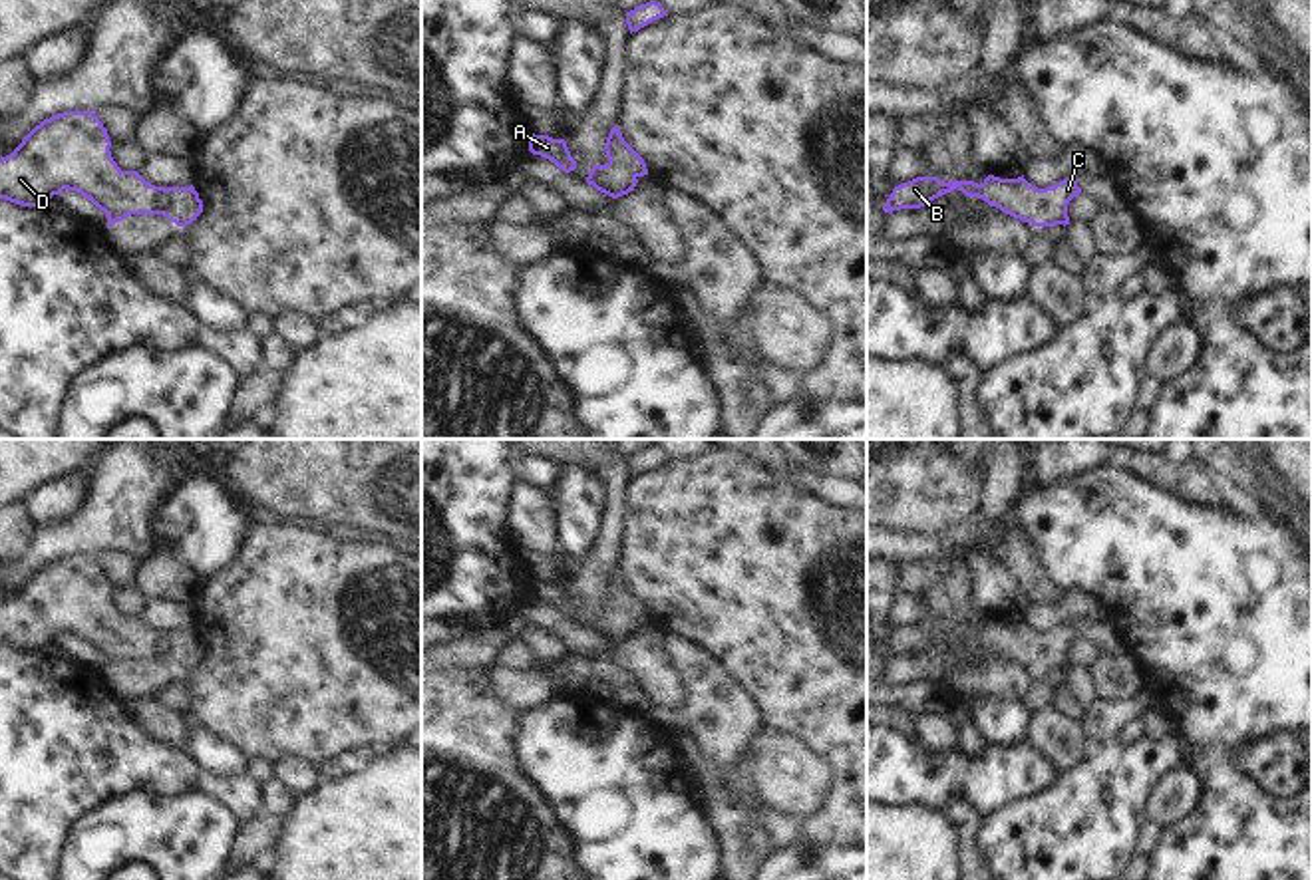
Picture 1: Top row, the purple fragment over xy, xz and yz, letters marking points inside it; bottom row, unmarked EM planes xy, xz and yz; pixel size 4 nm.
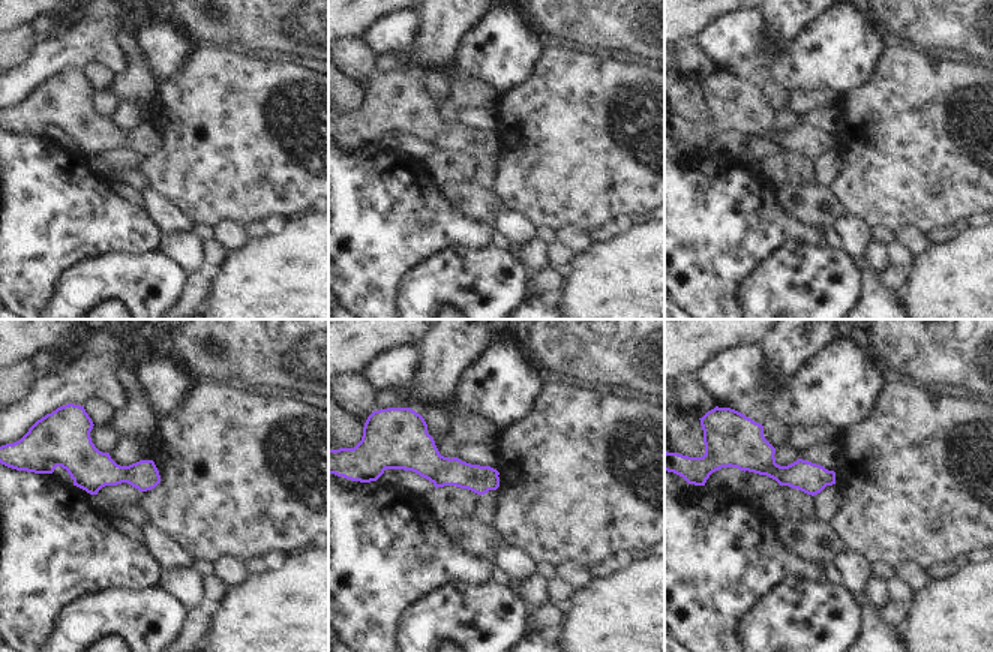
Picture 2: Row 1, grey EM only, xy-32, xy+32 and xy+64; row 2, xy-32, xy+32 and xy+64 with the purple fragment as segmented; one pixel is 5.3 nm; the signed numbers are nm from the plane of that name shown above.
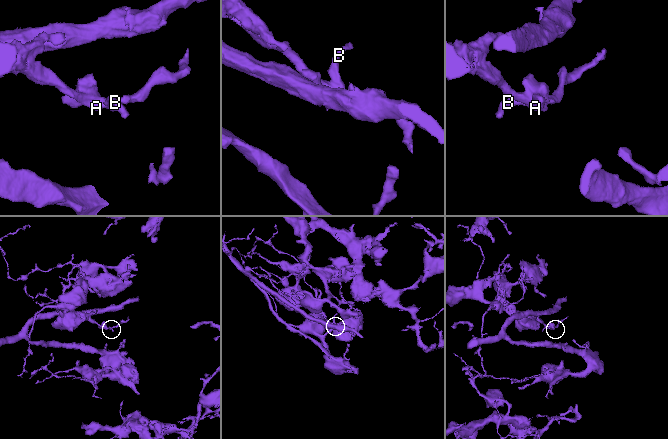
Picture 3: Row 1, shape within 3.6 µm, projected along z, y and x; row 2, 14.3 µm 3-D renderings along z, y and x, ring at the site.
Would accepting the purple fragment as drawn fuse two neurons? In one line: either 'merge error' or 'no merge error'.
no merge error

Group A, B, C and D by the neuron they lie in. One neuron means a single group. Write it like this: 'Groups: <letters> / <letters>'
Groups: A B C D

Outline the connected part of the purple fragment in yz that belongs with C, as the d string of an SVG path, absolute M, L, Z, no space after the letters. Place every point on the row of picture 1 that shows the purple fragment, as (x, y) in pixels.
M988 175L980 185L974 181L942 183L938 177L916 177L895 187L883 211L920 209L954 189L962 191L966 197L978 197L1006 215L1032 222L1034 226L1069 224L1067 205L1081 193L1071 179L1038 189L1028 183L1024 175L1018 179Z

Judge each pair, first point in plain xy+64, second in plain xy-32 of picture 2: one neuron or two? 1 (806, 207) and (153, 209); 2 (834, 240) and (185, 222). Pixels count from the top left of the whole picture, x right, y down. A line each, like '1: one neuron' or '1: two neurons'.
1: two neurons
2: two neurons

